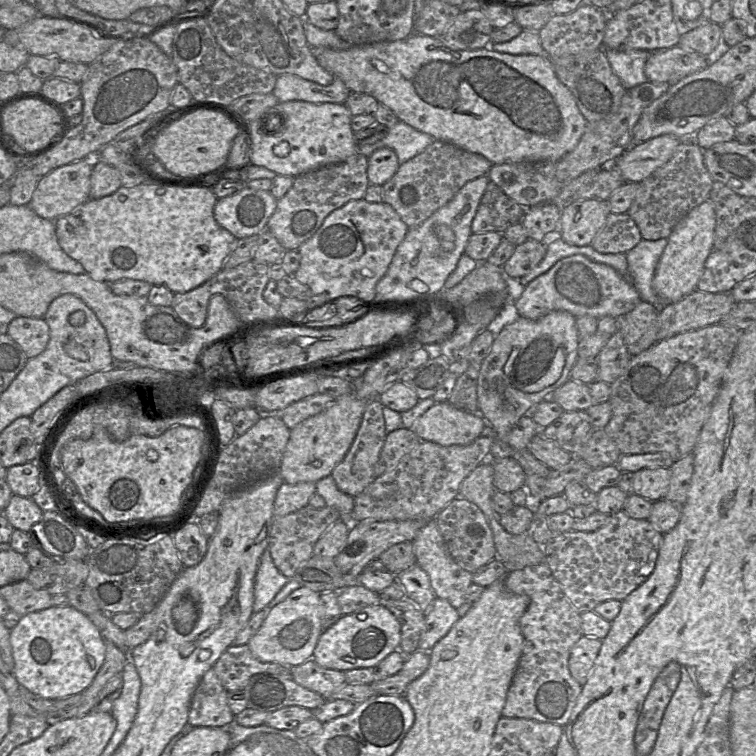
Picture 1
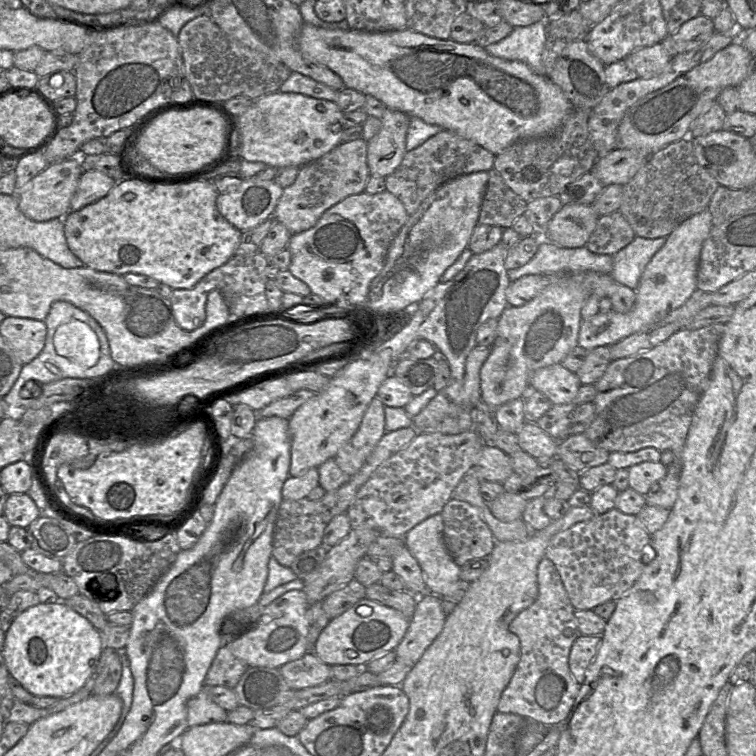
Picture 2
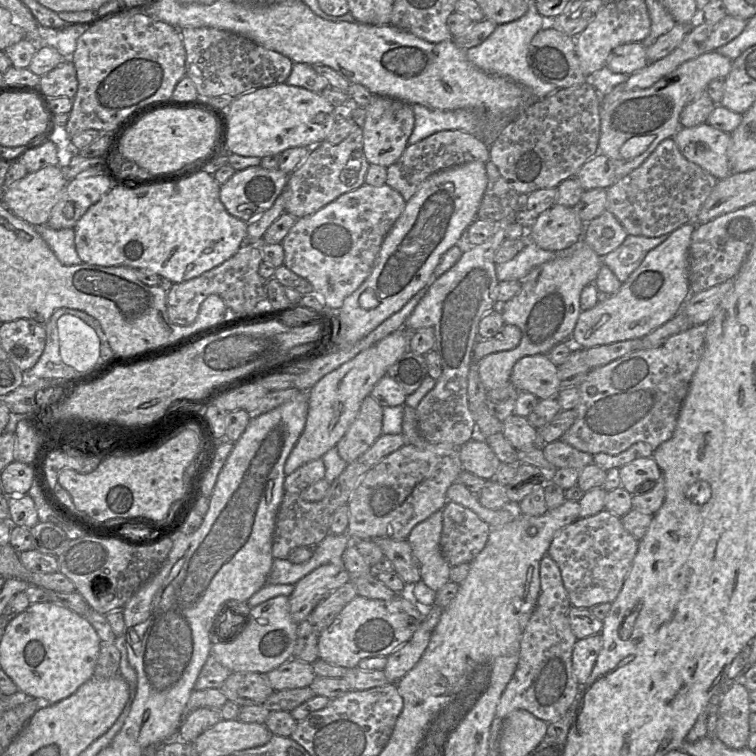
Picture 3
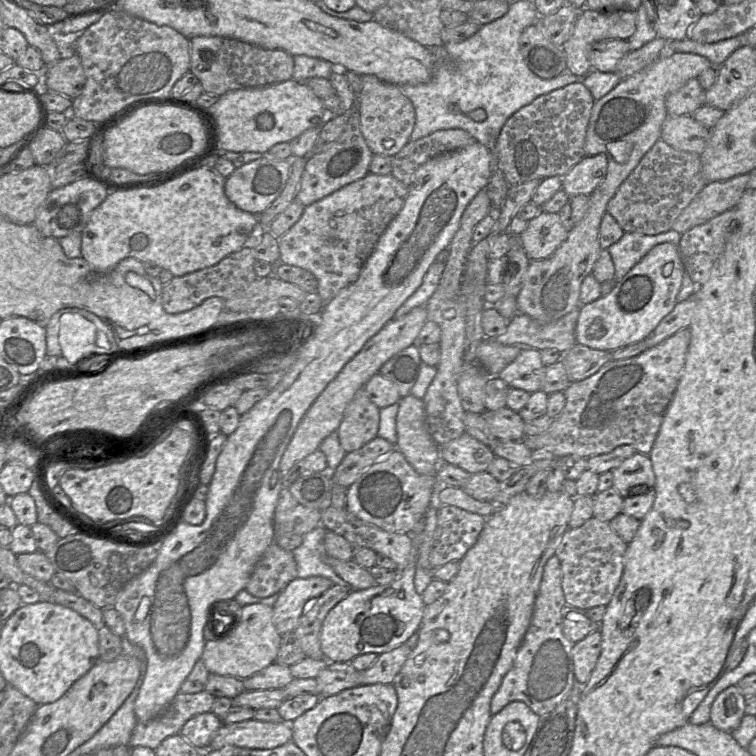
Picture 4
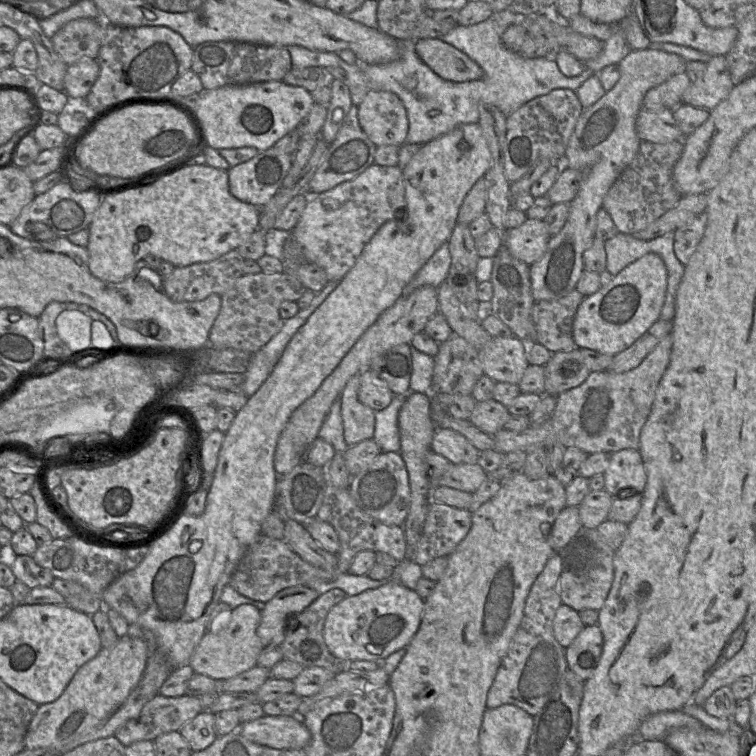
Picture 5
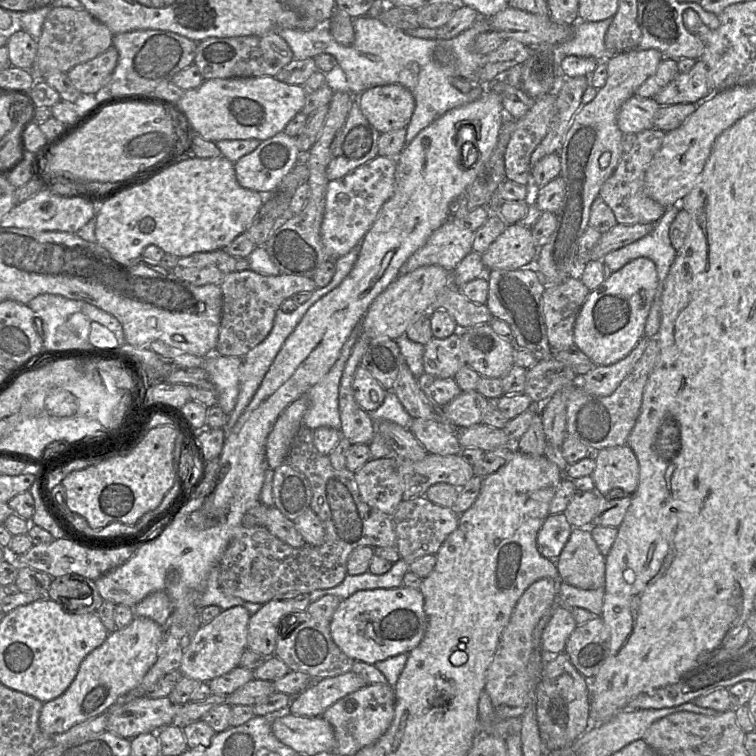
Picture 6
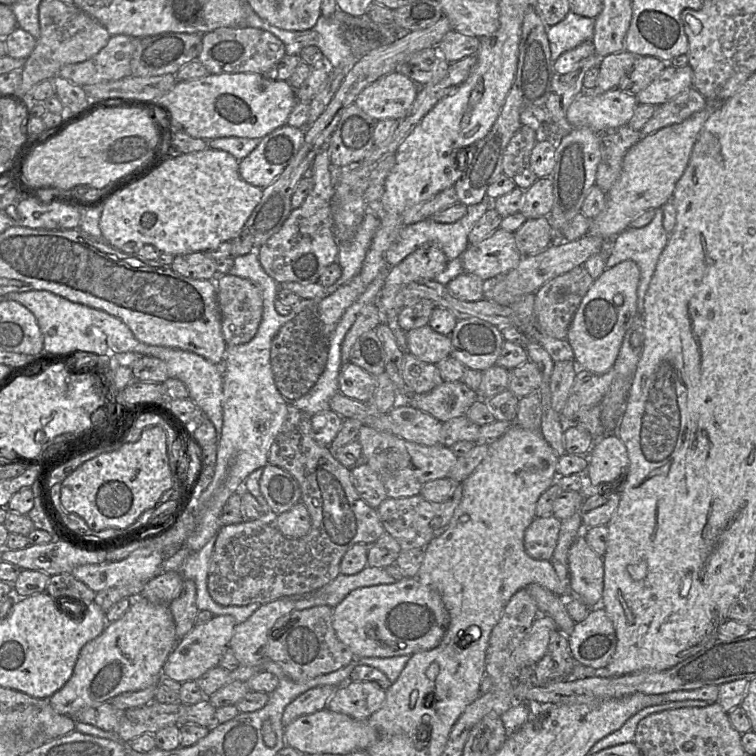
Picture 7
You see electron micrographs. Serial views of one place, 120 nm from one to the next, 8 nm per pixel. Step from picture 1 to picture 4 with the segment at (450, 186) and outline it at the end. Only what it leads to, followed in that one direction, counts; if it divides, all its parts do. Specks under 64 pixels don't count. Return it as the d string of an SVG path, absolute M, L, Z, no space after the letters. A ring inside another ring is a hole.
M462 129L438 130L416 141L410 140L393 157L391 175L409 189L412 177L419 166L436 156L475 142L476 139Z

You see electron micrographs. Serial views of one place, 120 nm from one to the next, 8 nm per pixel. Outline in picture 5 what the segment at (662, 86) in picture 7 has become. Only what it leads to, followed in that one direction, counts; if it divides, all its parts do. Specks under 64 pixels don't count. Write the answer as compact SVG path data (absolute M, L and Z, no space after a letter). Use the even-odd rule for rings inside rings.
M717 55L706 63L701 79L690 84L682 95L682 103L711 111L734 87L725 55Z

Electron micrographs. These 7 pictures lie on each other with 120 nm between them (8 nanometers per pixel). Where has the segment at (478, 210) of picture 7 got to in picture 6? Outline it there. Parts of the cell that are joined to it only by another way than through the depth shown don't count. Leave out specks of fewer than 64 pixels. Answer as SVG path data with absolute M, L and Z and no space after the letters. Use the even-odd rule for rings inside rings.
M452 220L435 230L425 245L413 253L401 266L399 275L417 268L439 265L449 272L472 251L475 232L458 227Z

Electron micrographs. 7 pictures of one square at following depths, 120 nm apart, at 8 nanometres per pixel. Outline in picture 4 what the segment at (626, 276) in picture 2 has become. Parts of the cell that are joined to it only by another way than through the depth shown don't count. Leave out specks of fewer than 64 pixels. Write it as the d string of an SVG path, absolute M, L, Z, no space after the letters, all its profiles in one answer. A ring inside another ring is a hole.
M671 229L655 235L625 232L616 243L607 248L615 268L614 278L620 280L654 246L664 242L678 246L680 237L679 232Z

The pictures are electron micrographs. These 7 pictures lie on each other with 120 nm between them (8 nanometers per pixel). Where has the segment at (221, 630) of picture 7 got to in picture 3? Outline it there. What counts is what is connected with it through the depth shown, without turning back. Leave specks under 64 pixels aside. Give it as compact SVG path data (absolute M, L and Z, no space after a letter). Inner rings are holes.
M281 595L252 607L245 624L233 638L217 639L213 634L211 655L232 673L272 671L293 657L297 640L297 623L289 613L289 599Z

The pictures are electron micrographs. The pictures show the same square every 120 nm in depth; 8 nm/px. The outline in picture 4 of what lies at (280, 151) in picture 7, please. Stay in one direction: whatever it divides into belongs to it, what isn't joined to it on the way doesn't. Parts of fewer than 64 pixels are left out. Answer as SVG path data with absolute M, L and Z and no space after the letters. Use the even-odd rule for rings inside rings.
M262 157L247 163L239 168L225 180L225 195L238 209L259 215L280 195L284 189L290 173L288 160L274 160Z

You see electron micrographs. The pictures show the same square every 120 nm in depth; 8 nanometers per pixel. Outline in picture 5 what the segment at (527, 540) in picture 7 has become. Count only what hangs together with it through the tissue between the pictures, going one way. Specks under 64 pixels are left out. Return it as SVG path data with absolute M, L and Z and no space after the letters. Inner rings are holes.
M566 506L553 523L548 543L554 552L559 554L562 549L573 541L581 528L579 508Z

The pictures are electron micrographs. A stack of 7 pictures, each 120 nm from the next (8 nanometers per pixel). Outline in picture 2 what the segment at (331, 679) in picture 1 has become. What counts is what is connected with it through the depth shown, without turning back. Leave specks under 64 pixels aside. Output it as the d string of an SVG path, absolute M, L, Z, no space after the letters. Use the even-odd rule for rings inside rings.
M312 651L278 669L293 690L318 686L332 679L331 667L320 661Z

